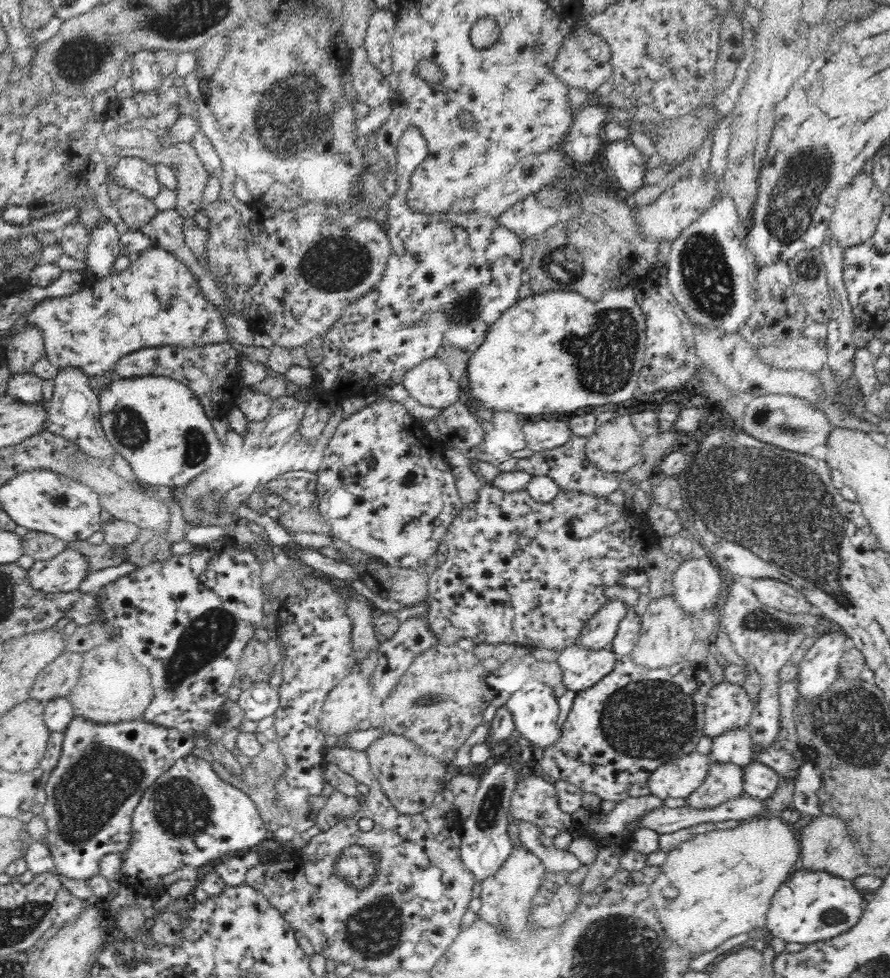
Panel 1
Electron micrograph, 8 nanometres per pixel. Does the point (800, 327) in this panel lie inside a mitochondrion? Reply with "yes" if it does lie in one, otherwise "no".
no

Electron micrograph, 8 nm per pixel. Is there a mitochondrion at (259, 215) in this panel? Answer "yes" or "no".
no

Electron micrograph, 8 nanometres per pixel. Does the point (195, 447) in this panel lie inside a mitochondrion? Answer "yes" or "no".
yes

